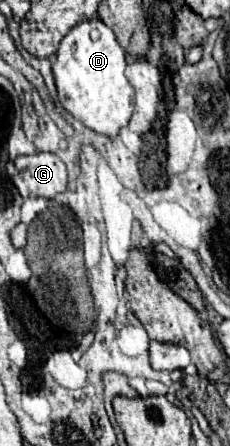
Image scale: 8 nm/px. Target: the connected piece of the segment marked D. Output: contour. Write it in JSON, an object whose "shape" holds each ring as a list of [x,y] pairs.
{"shape":[[[96,16],[84,20],[62,38],[52,64],[58,100],[90,130],[104,136],[116,136],[118,130],[128,124],[134,110],[134,88],[128,82],[124,68],[126,52],[116,42],[114,32]]]}

